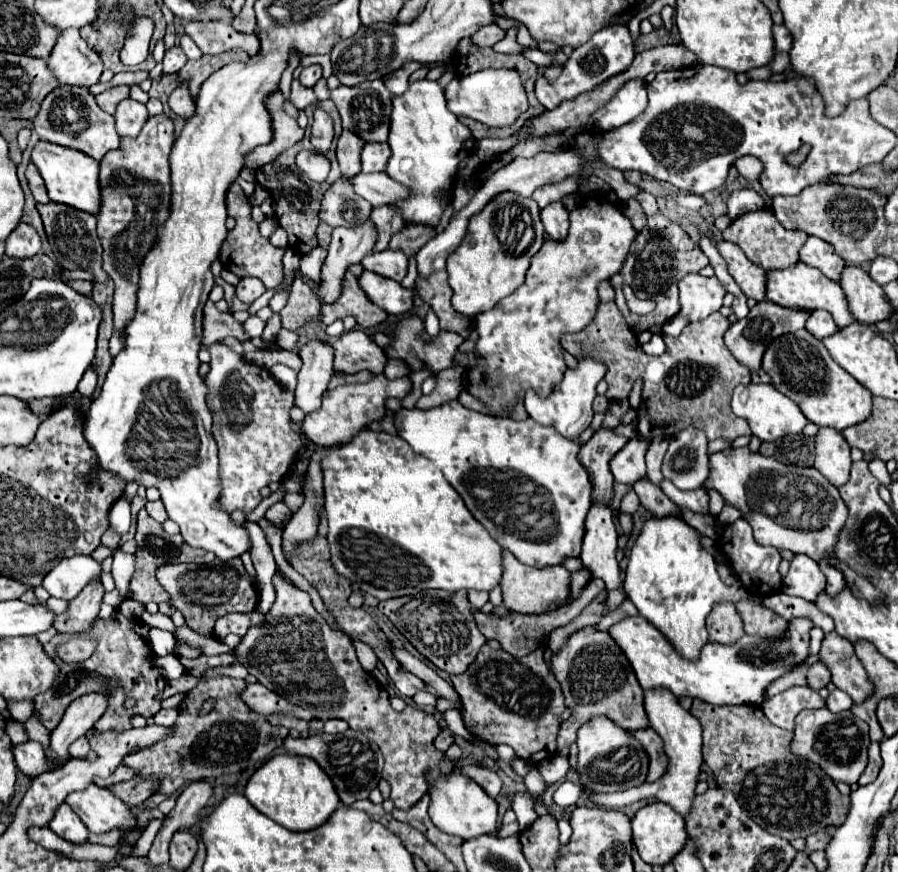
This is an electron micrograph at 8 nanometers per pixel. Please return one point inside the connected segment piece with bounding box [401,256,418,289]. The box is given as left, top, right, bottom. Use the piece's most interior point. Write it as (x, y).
(409, 281)

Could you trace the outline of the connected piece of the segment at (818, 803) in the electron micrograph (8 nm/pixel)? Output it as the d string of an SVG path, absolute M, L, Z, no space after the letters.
M694 698L690 714L694 714L702 724L704 762L712 770L718 786L724 790L732 790L742 810L750 818L754 818L754 822L758 822L762 828L766 828L768 832L780 838L796 840L796 838L806 838L818 828L830 824L840 826L846 820L846 814L850 810L850 798L840 796L834 780L818 764L798 758L790 752L792 732L774 726L766 718L766 714L762 714L760 706L710 706Z

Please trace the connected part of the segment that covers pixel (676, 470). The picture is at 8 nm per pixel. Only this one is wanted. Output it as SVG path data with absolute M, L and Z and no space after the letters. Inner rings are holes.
M696 428L682 430L668 446L662 474L680 490L696 490L708 478L708 440Z

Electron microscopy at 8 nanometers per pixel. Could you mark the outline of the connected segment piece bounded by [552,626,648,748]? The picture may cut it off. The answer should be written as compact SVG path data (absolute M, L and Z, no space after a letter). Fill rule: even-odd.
M590 626L574 632L562 650L552 656L552 670L562 684L566 706L572 708L572 716L562 724L562 734L558 738L560 748L568 748L568 744L576 738L576 730L594 716L606 716L624 730L648 726L648 716L642 706L644 690L638 684L624 652L606 632L598 632Z

